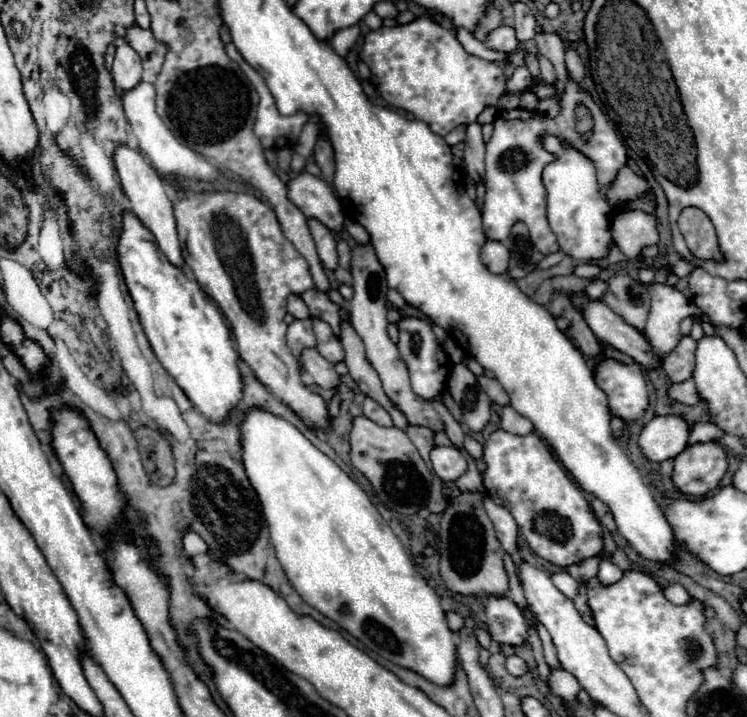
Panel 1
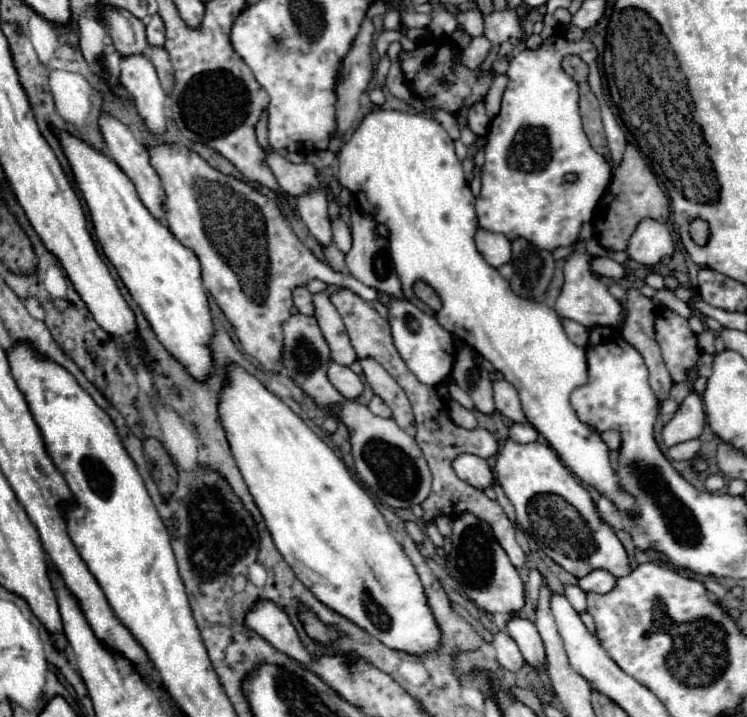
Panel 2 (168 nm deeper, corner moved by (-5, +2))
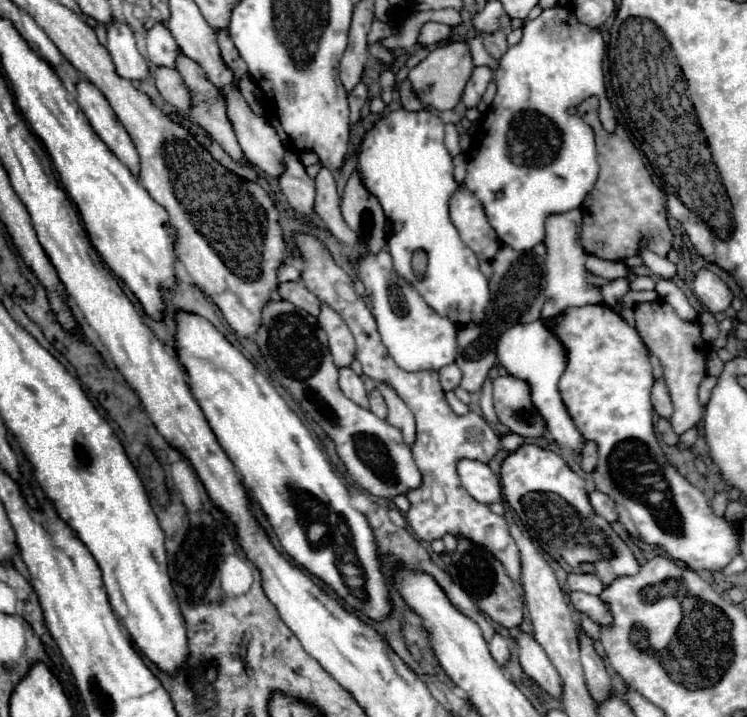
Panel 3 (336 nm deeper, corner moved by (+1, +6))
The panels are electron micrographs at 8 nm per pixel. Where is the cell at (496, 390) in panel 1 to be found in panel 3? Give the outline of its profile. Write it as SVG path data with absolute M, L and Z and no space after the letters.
M514 376L494 380L494 408L498 420L514 434L524 438L542 438L546 422L530 402L530 386Z

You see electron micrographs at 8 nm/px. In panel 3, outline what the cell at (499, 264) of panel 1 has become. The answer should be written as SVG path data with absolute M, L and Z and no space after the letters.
M460 184L450 198L450 220L456 226L462 242L478 258L492 260L496 256L500 248L496 232L488 224L486 212L482 210L478 198L474 198L474 194L470 194L464 184Z

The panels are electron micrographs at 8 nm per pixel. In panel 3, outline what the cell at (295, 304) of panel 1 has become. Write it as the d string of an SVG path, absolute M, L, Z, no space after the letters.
M282 282L278 286L278 294L284 300L292 302L294 306L306 310L312 316L318 316L320 314L320 300L302 282Z

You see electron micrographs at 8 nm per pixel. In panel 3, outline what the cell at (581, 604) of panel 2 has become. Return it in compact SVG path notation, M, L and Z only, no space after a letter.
M580 614L580 622L582 622L582 628L586 630L586 634L588 634L592 640L600 640L600 628L598 628L586 614Z

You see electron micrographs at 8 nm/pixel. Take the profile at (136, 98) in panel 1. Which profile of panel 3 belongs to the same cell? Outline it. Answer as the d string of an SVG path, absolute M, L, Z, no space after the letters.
M114 20L114 26L108 26L106 48L122 78L144 80L148 76L148 60L136 48L134 32L126 22Z

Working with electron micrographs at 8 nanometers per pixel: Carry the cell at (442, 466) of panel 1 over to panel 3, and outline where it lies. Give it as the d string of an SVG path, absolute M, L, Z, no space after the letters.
M462 460L458 464L458 474L462 486L468 490L472 498L490 506L494 502L502 502L502 488L496 474L478 460Z

